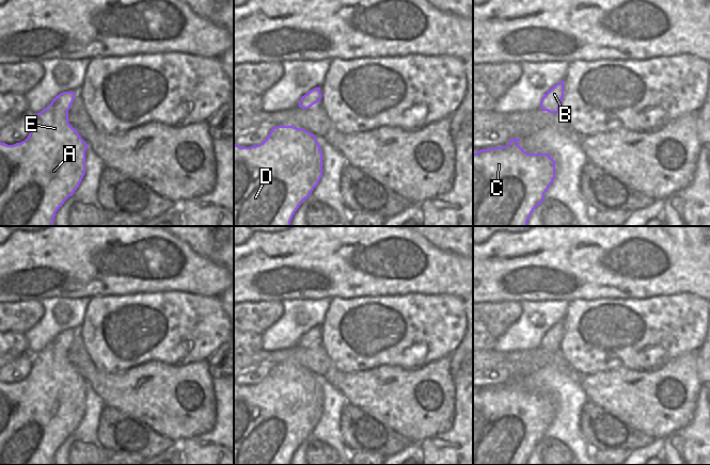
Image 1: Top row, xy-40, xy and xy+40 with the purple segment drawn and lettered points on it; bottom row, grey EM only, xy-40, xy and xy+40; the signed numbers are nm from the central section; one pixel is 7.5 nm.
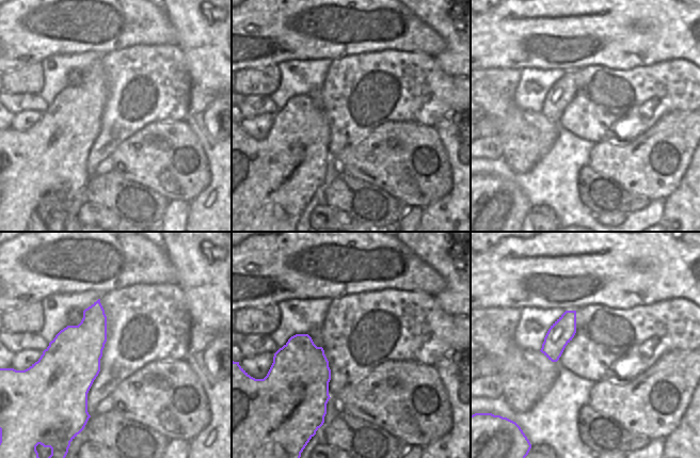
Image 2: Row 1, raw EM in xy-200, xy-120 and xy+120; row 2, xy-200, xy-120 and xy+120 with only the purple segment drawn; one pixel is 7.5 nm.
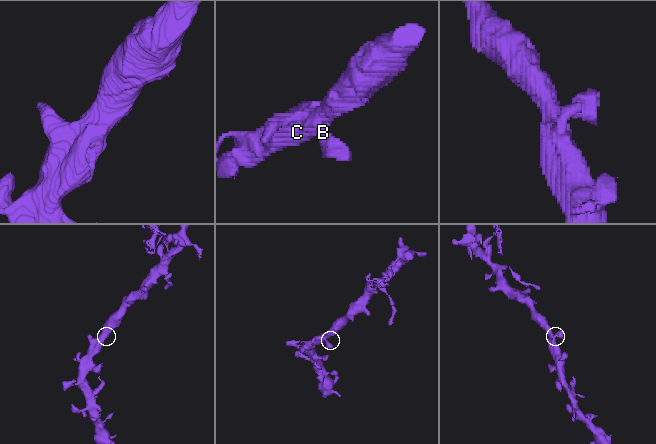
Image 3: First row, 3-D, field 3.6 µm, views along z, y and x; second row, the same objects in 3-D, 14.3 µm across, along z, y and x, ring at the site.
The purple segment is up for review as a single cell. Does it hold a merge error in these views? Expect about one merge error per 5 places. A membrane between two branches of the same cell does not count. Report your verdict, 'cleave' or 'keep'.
keep

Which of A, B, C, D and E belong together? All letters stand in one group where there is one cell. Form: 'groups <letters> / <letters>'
groups A B C D E

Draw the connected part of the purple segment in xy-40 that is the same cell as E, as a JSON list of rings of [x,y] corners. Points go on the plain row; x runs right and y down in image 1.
[[[63,331],[40,352],[32,354],[28,376],[14,384],[0,381],[0,465],[53,465],[56,451],[73,435],[85,413],[88,383],[68,362],[68,349],[75,331]]]

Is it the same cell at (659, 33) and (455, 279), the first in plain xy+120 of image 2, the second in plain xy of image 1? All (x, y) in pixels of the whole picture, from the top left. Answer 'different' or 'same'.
same

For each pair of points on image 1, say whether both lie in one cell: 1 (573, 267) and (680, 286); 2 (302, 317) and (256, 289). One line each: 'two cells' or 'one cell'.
1: one cell
2: two cells

